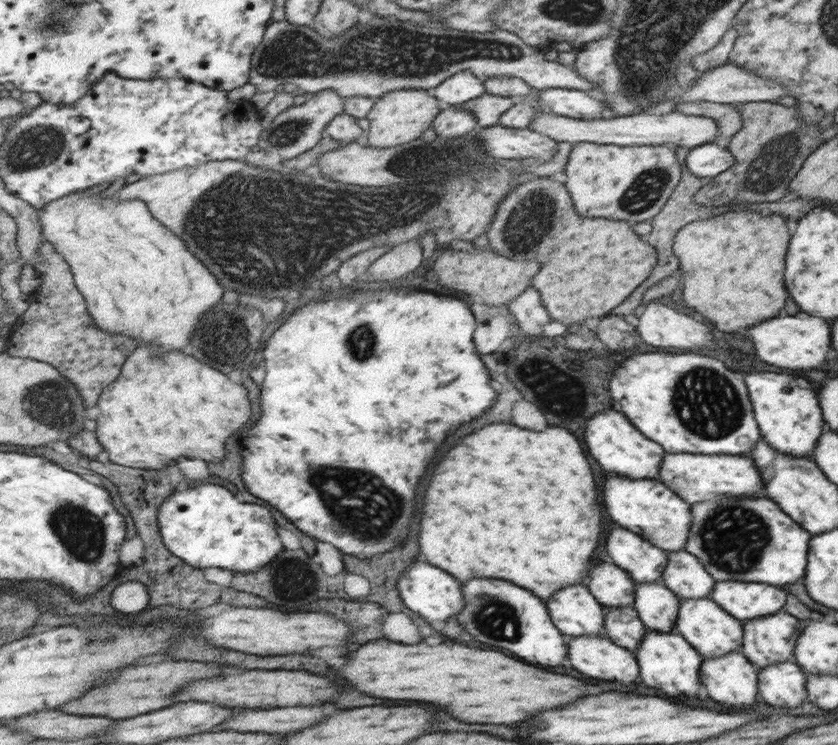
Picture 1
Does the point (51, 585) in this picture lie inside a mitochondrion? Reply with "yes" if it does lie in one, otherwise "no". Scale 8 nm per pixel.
no

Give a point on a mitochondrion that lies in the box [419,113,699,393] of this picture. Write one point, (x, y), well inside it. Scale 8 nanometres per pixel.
(537, 203)

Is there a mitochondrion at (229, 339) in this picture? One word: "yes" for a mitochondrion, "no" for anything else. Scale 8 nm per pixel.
yes

